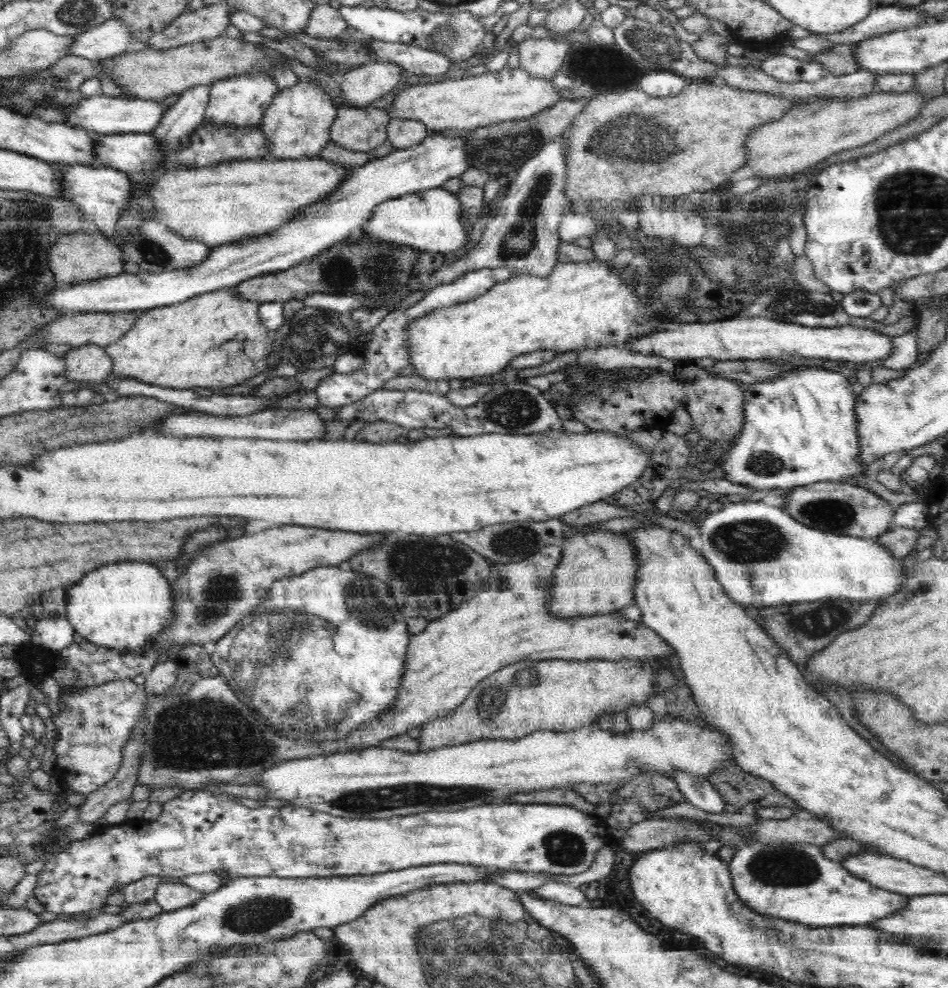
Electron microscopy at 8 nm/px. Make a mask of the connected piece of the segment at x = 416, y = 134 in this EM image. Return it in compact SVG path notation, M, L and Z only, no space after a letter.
M390 119L387 126L388 142L394 149L408 148L422 143L430 134L423 122L416 119Z

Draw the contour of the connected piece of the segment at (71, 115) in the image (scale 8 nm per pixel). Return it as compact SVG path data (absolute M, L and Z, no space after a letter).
M92 95L84 97L77 105L66 106L65 122L79 126L90 134L122 134L151 133L160 122L164 109L163 100L146 100L131 96L130 98L109 97L107 95Z

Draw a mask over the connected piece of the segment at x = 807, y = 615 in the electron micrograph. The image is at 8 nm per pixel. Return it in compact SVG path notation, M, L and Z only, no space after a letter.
M844 598L822 602L797 602L786 605L759 608L759 625L771 639L791 658L796 665L803 665L806 659L828 646L839 634L862 626L872 618L880 601L856 602Z

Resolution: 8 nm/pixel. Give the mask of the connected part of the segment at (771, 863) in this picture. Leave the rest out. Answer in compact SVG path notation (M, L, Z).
M757 842L751 845L742 845L736 854L728 861L732 885L742 904L752 908L764 916L776 916L800 922L806 926L844 926L844 924L866 924L874 919L887 917L890 914L904 910L910 896L891 893L875 887L866 879L857 878L846 867L834 859L826 858L820 847L808 843L768 843Z

